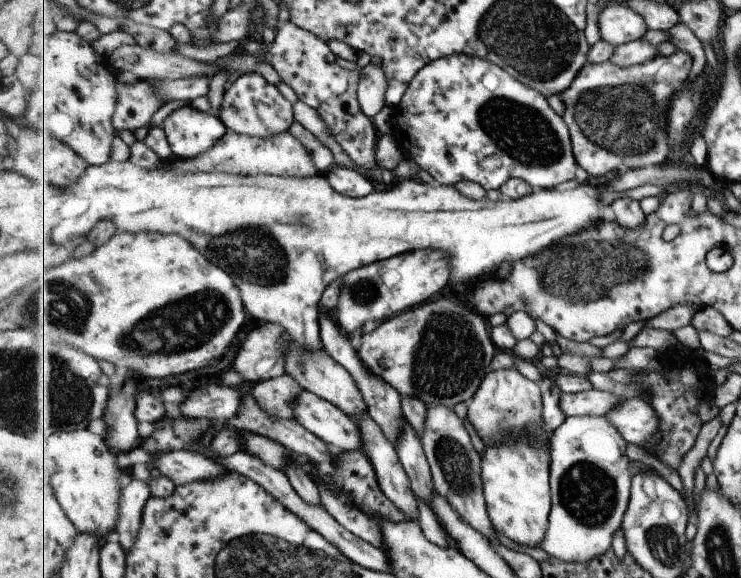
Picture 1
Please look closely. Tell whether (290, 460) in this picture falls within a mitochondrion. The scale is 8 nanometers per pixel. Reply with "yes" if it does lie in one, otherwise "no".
no

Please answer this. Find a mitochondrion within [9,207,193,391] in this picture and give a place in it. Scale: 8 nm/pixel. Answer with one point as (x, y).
(68, 308)

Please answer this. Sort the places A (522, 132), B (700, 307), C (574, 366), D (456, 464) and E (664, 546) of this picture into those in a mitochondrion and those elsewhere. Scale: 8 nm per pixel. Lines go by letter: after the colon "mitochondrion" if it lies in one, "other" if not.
A: mitochondrion
B: other
C: other
D: mitochondrion
E: mitochondrion

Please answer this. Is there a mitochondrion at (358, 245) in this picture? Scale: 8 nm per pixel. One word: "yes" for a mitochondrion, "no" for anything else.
no

